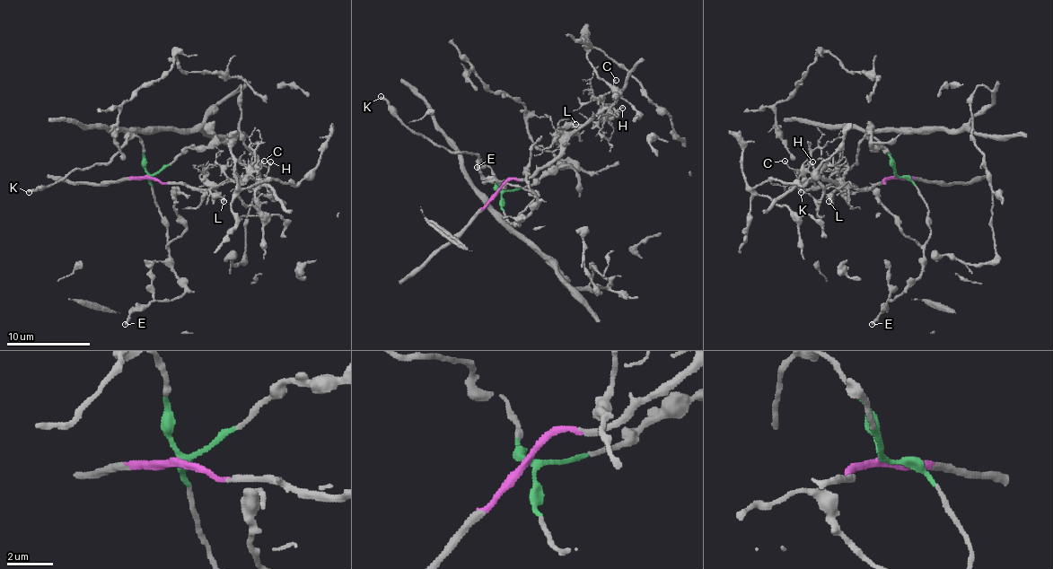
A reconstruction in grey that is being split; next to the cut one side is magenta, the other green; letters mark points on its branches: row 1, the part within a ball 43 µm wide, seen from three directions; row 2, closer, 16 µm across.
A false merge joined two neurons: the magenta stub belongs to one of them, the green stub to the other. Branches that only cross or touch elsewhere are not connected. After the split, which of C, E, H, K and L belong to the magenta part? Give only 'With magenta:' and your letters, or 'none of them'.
With magenta: C, H, L

